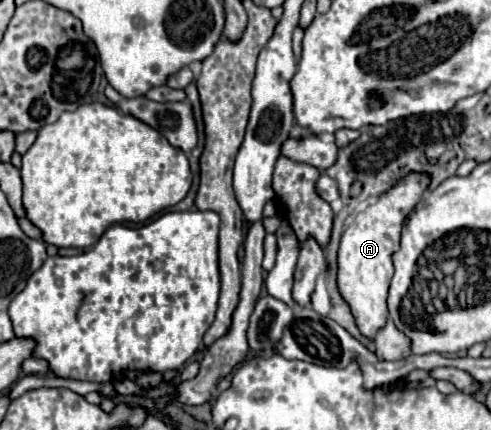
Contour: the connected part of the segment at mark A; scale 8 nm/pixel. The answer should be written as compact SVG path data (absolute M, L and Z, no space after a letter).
M408 173L388 191L384 191L378 201L366 205L360 213L356 213L354 221L342 235L338 249L338 287L342 297L348 301L352 315L356 317L358 329L366 337L374 337L374 333L386 323L386 297L394 273L392 255L400 249L400 233L406 215L422 199L424 191L430 187L430 181L432 179L428 173Z

